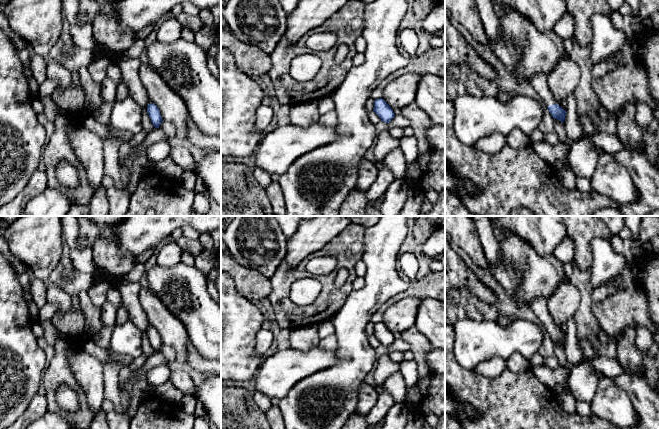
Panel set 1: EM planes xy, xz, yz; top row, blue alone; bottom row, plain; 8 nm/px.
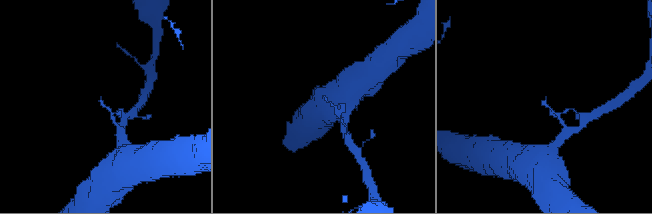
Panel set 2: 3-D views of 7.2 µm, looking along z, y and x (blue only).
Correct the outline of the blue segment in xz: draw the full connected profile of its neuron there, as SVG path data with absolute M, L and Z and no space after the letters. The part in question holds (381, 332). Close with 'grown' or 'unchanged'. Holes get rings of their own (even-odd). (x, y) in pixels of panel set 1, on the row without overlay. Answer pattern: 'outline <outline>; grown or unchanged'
outline M382 322L374 325L373 335L379 340L381 345L389 347L395 340L393 333Z; unchanged

